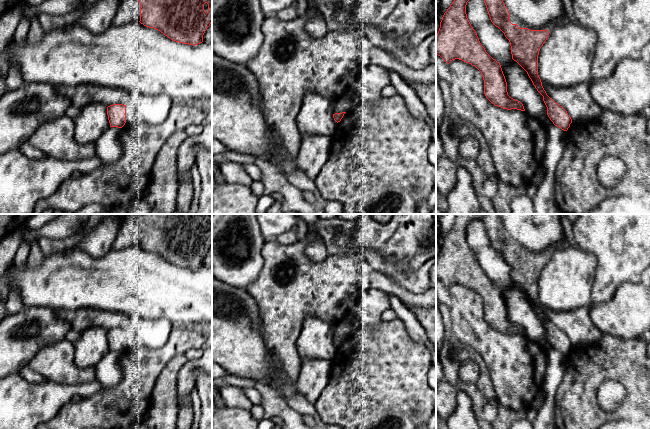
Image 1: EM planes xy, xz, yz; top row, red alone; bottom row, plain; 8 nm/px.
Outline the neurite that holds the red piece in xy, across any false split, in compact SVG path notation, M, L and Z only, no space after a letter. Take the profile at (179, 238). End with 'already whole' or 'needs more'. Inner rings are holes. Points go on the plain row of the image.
M128 214L113 248L140 246L173 265L198 269L212 247L212 214Z | needs more

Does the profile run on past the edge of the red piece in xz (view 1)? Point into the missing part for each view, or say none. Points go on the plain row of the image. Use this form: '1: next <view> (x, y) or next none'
1: next none

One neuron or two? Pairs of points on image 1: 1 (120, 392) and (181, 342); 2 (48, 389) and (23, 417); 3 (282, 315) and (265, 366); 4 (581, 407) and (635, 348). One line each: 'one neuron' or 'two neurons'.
1: one neuron
2: one neuron
3: two neurons
4: one neuron

